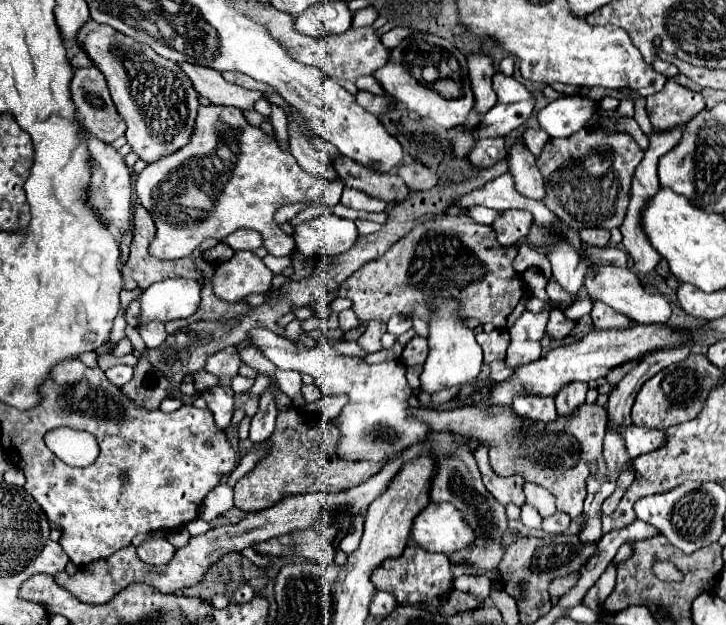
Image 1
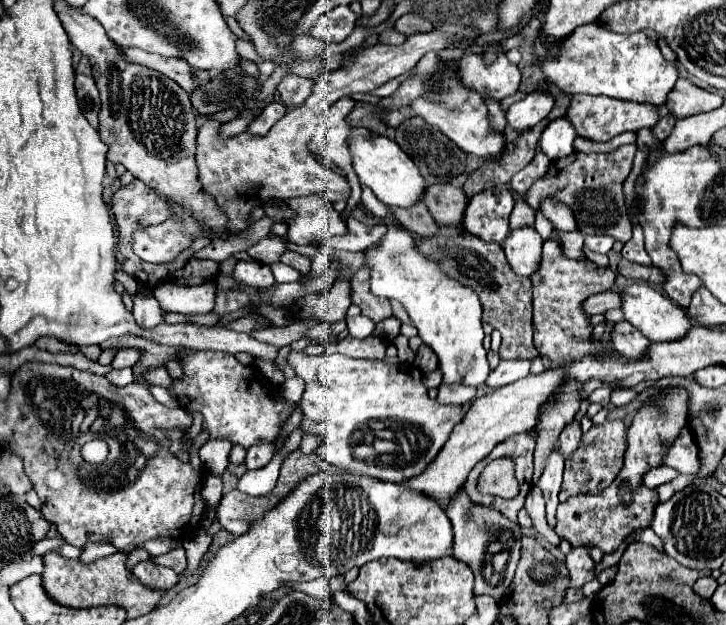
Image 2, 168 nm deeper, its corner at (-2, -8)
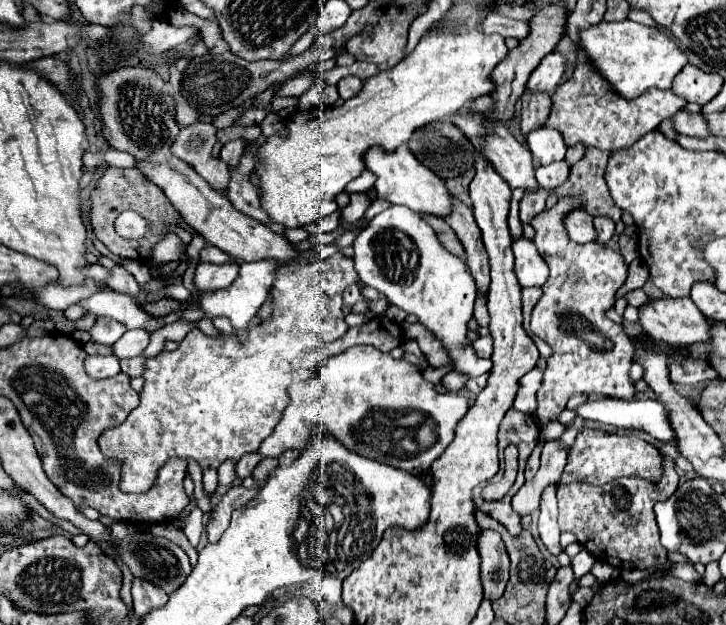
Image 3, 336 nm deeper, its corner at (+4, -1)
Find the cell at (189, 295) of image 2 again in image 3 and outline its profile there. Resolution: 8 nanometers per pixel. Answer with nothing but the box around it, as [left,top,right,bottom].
[194,263,240,293]

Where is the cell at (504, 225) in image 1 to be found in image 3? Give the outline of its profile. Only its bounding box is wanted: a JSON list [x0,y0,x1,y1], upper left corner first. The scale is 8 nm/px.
[512,237,548,287]

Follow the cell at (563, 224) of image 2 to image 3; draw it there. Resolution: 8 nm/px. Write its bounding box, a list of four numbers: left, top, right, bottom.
[564,209,594,243]

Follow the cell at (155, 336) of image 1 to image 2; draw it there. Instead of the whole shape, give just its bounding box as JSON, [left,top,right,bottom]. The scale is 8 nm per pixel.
[132,292,164,328]

